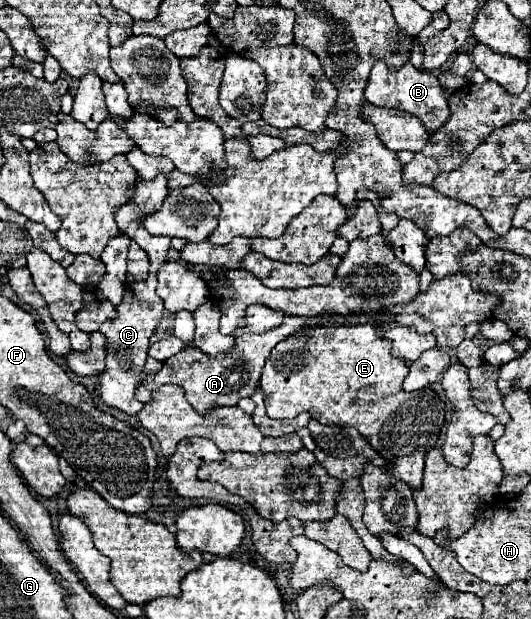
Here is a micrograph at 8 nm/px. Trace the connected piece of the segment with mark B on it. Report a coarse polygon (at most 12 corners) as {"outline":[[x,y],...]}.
{"outline":[[376,62],[364,98],[416,116],[428,134],[450,118],[432,72]]}

